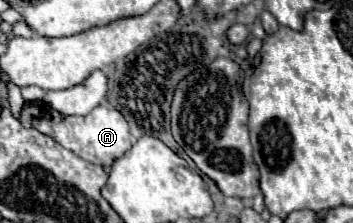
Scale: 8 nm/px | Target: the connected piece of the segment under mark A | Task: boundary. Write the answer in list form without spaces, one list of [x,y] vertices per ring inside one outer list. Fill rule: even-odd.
[[[24,105],[20,123],[24,127],[36,127],[38,131],[50,135],[54,141],[58,141],[62,147],[76,153],[78,157],[102,165],[106,169],[132,147],[132,137],[126,119],[122,117],[122,113],[118,113],[116,109],[108,109],[106,105],[98,105],[92,113],[84,117],[62,117],[62,115],[54,117],[54,111],[46,111],[46,115],[40,119],[40,125],[36,125],[36,115],[40,115],[38,105]]]

